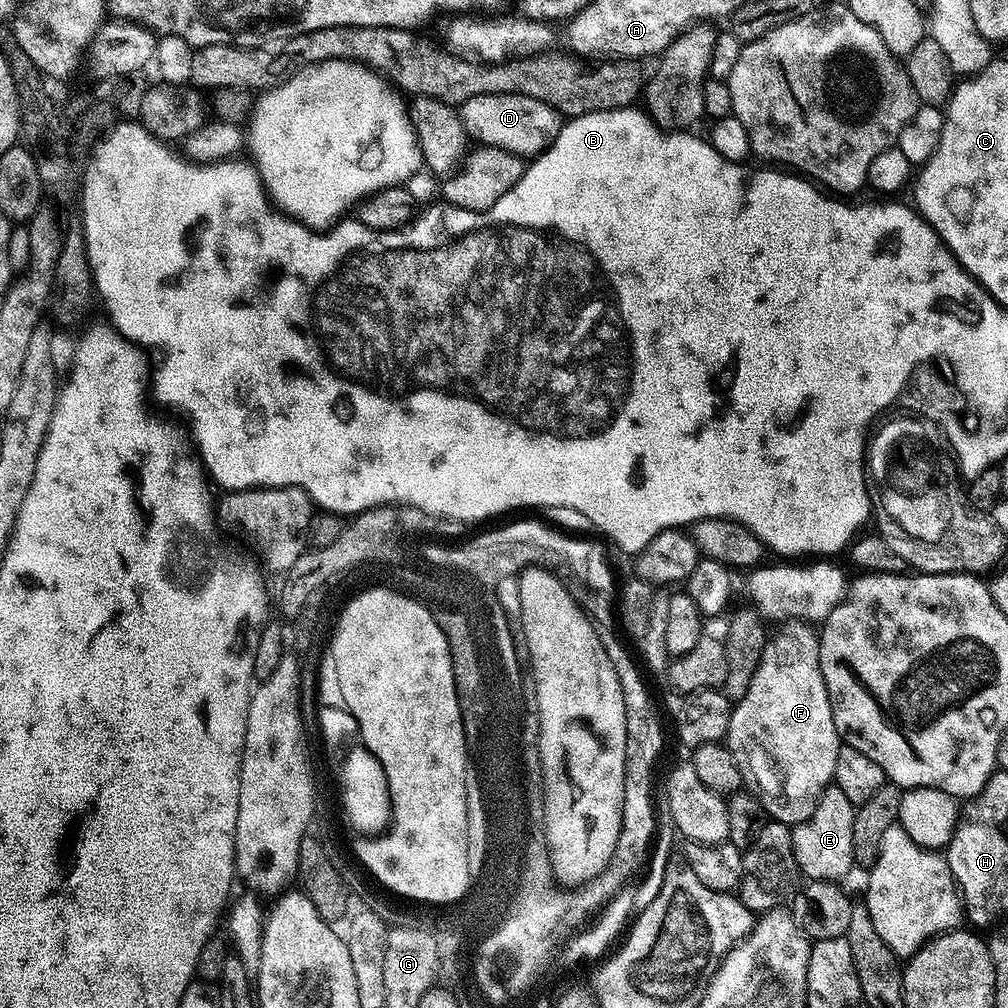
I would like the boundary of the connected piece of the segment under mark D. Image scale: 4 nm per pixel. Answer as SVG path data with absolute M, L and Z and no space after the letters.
M478 94L459 105L458 111L473 141L490 148L501 148L521 158L535 158L547 150L562 127L559 112L526 94Z

